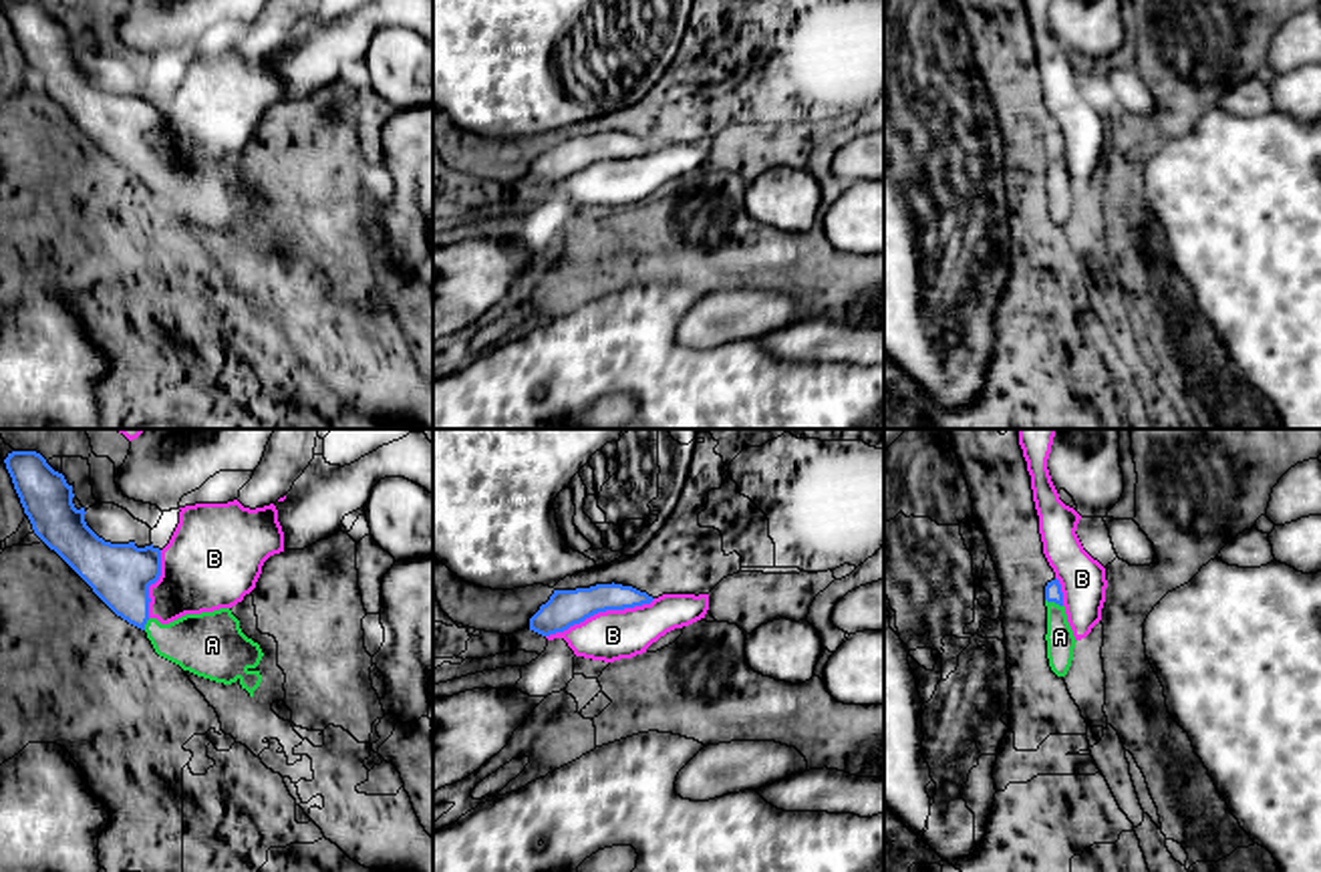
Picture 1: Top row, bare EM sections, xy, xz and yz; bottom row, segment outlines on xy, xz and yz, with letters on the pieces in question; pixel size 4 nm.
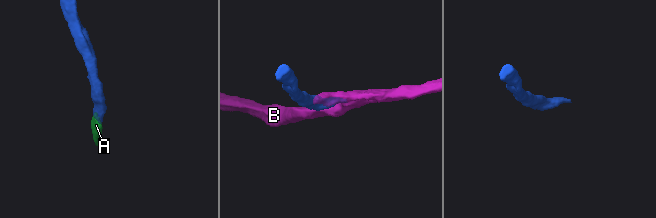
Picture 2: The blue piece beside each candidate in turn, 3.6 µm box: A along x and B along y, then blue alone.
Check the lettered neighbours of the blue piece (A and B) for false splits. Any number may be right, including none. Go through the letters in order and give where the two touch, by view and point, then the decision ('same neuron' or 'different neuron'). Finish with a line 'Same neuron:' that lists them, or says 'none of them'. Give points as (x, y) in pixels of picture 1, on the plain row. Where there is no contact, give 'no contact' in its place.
A: contact yz (1054, 150); same neuron
B: contact xz (601, 160); different neuron
Same neuron: A

